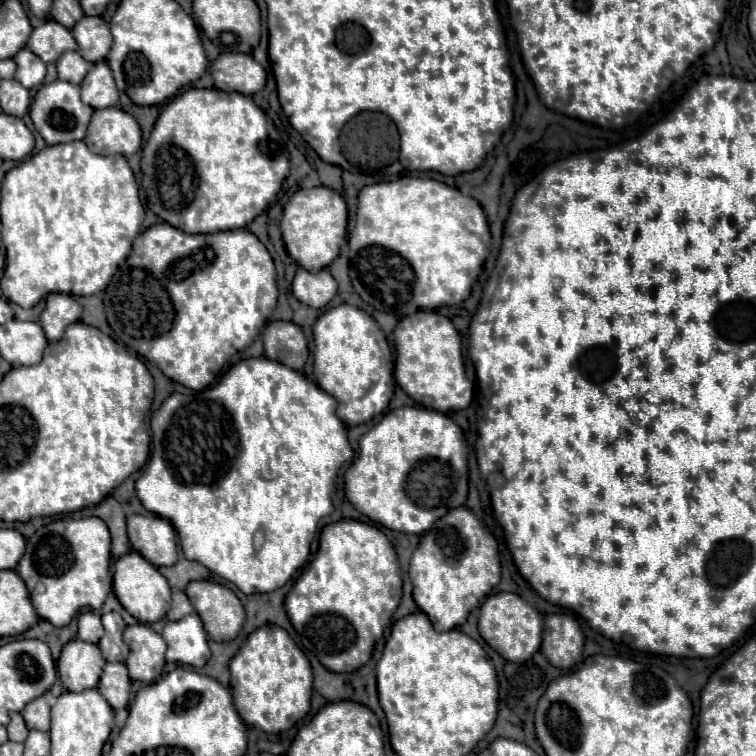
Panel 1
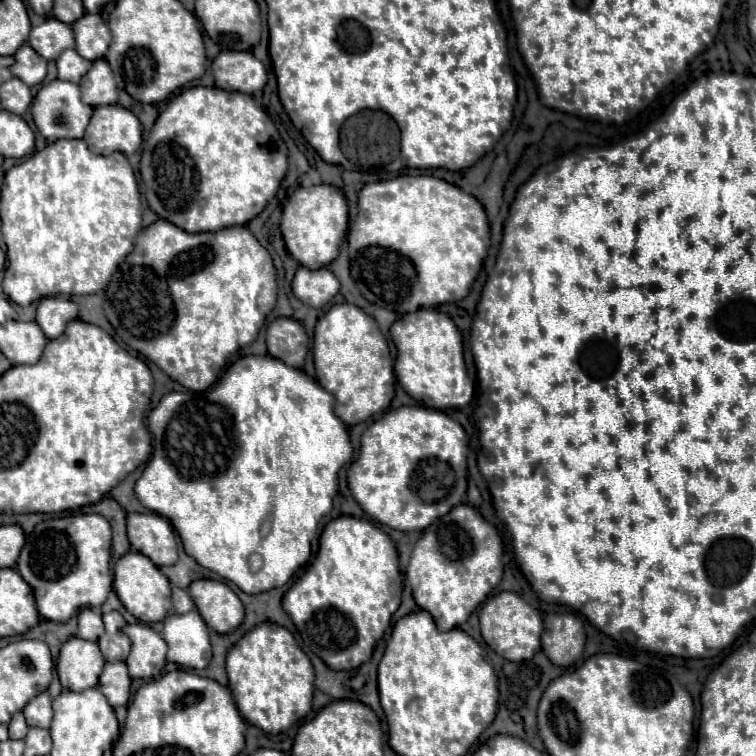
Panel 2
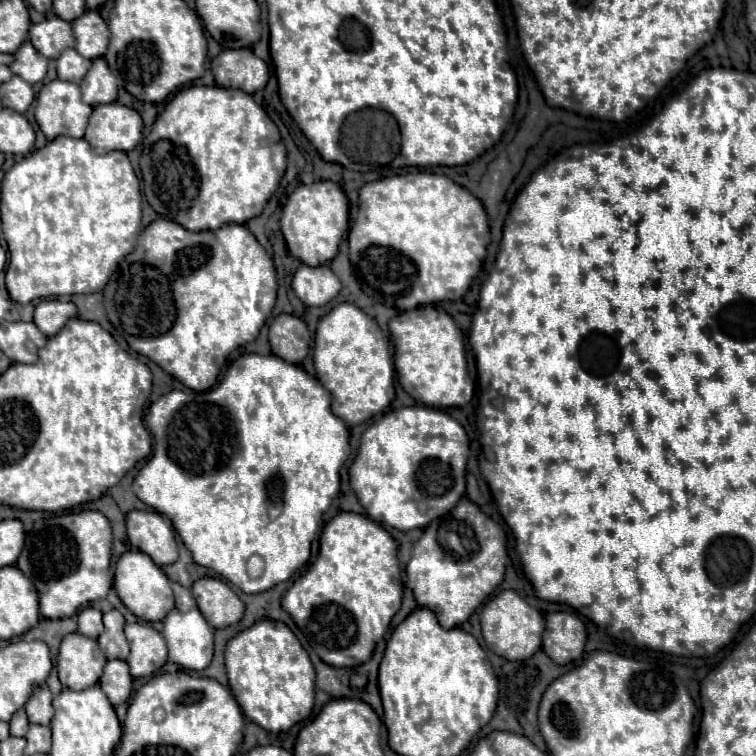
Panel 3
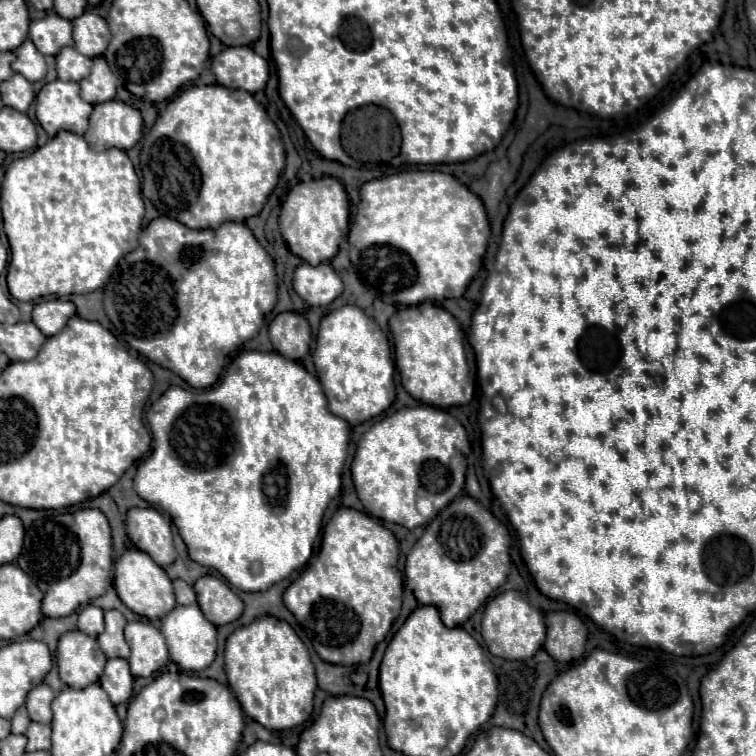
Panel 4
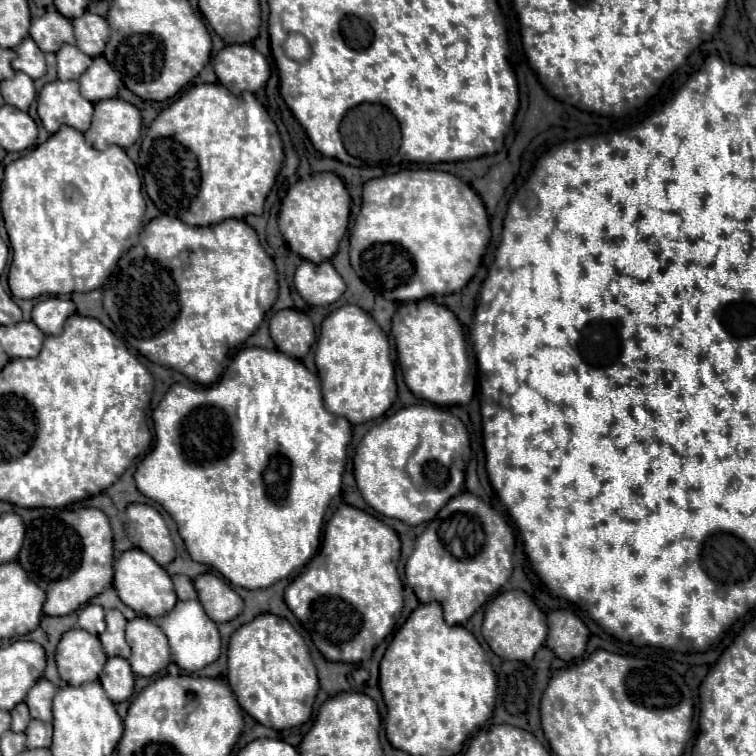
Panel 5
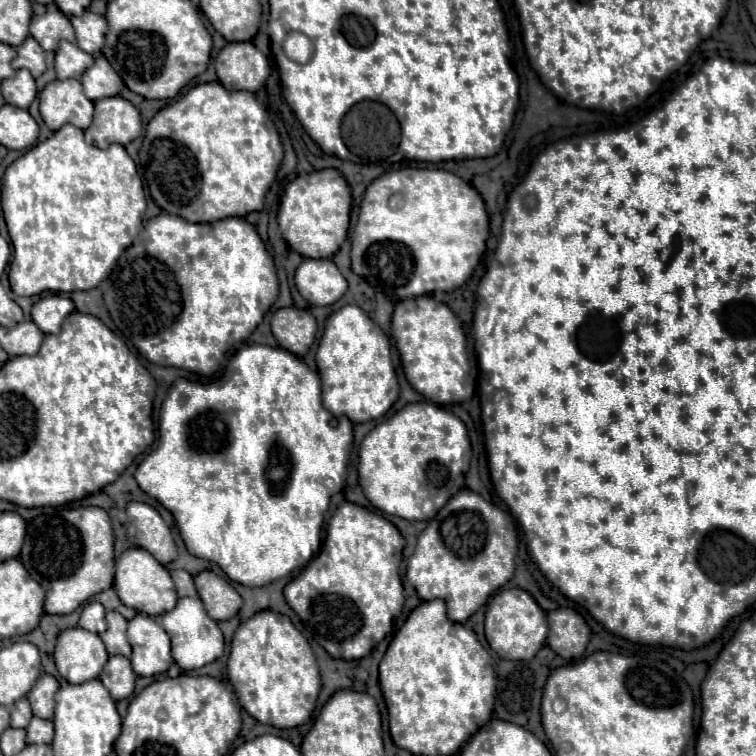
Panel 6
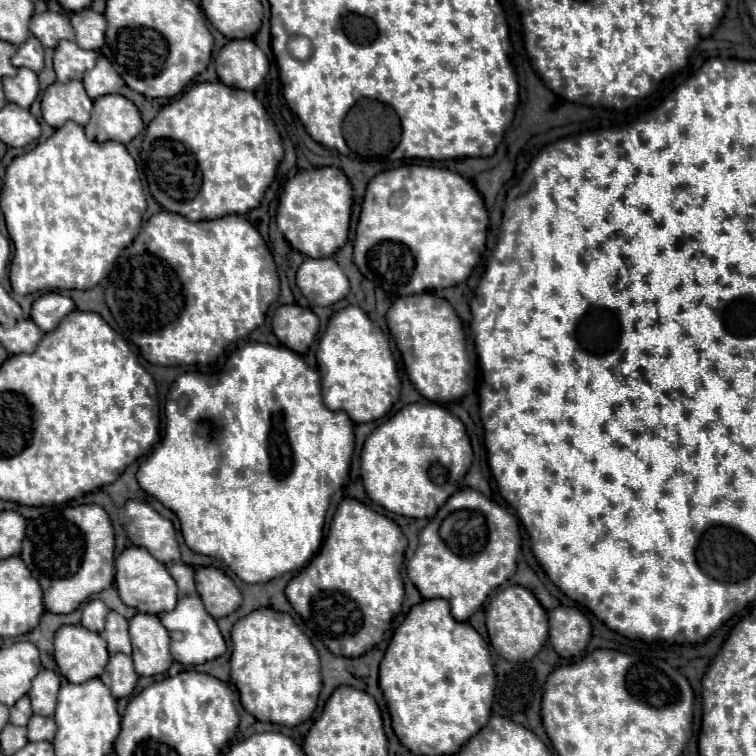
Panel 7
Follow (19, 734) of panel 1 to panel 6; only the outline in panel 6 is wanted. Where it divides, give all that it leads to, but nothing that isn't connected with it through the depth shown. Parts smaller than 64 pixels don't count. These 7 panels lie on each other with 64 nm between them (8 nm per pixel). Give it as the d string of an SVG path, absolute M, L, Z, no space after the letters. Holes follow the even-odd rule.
M22 698L22 700L18 700L18 702L10 708L10 716L12 716L12 722L10 722L12 728L26 728L34 714L32 714L32 710L30 710L28 700Z

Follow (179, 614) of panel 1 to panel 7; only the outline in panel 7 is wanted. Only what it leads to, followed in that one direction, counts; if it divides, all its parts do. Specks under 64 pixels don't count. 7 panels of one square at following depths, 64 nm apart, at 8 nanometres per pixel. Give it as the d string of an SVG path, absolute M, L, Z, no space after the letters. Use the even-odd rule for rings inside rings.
M176 562L168 570L170 570L172 578L176 580L180 594L194 594L196 592L196 588L194 588L194 570L190 566Z

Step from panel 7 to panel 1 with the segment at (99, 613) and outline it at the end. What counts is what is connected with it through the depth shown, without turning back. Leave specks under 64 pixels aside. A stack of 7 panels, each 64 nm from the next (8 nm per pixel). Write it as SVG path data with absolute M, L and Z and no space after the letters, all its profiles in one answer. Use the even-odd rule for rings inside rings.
M84 612L78 618L78 638L84 642L98 642L104 636L104 628L100 616L96 612Z

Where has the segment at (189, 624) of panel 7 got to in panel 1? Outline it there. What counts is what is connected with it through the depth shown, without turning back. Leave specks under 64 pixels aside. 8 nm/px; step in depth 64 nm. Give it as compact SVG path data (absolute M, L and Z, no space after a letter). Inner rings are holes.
M188 614L178 622L166 622L162 638L168 644L166 660L202 668L210 658L208 636L196 614Z

